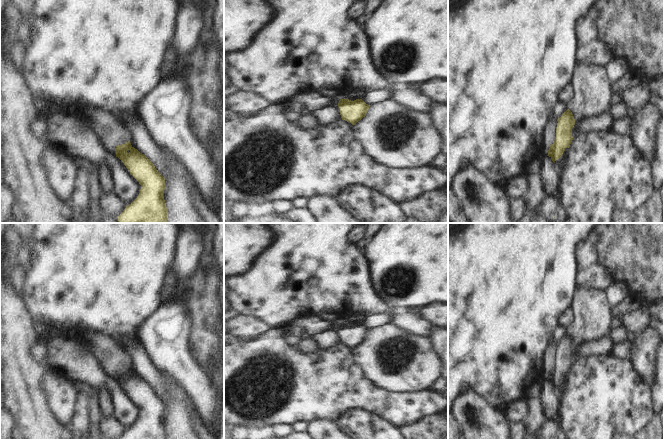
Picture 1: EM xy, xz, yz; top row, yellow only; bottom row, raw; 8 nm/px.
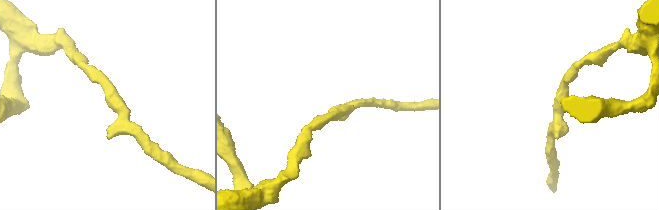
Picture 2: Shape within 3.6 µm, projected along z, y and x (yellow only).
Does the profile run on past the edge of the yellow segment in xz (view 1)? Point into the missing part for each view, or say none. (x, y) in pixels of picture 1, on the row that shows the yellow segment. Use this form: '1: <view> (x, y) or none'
1: none

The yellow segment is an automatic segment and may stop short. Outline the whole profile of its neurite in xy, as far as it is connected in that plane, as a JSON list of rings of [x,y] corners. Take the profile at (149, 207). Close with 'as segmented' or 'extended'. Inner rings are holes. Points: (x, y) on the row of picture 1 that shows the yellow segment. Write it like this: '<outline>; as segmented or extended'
[[[130,140],[125,144],[115,148],[118,157],[129,170],[130,174],[141,185],[140,193],[137,198],[118,216],[119,223],[167,223],[168,209],[164,200],[165,178],[158,172],[154,164],[137,149]]]; as segmented

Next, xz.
[[[340,99],[338,103],[342,120],[355,125],[366,113],[370,105],[366,104],[362,99],[351,101],[349,99]]]; as segmented

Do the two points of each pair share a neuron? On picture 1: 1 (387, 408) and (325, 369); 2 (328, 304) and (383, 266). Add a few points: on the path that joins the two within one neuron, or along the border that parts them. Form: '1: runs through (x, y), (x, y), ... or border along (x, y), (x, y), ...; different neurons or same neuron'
1: runs through (372, 397), (340, 384); same neuron
2: border along (364, 251), (369, 258), (374, 286), (381, 295); different neurons

